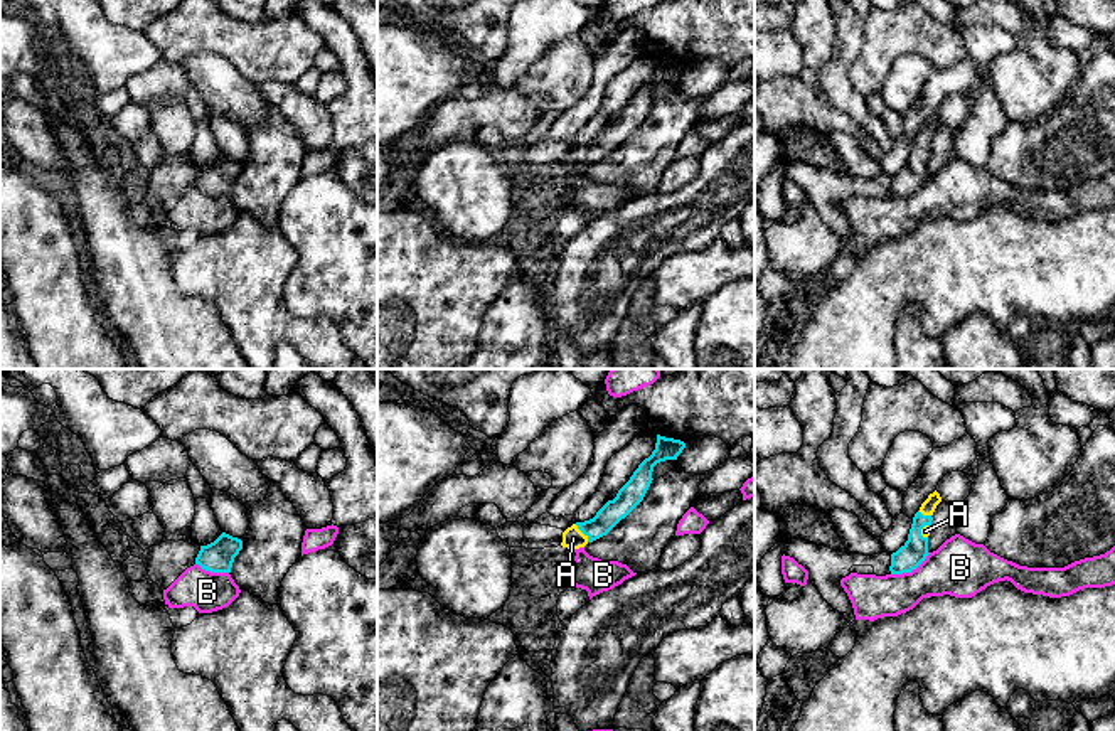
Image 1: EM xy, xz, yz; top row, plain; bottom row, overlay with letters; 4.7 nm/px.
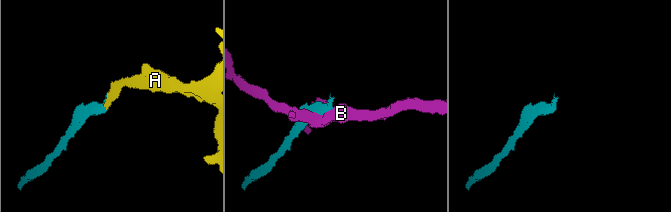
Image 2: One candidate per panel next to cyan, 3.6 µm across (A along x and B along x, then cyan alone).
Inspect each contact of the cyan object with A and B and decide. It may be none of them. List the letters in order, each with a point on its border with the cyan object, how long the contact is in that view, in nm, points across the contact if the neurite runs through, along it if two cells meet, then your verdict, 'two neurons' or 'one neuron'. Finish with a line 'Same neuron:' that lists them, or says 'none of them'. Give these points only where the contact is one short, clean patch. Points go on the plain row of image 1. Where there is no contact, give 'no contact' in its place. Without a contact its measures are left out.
A: xz (581, 154) | 110 nm | across xz (613, 133), (597, 150), (581, 154), (573, 160) | one neuron
B: yz (910, 194) | 220 nm | two neurons
Same neuron: A

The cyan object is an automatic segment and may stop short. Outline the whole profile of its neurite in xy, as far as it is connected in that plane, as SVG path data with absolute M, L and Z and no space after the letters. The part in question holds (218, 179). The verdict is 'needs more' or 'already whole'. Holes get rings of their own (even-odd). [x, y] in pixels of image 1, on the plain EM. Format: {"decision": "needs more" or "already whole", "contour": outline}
{"decision": "already whole", "contour": "M222 155L214 165L200 168L195 187L211 195L231 195L243 163Z"}

